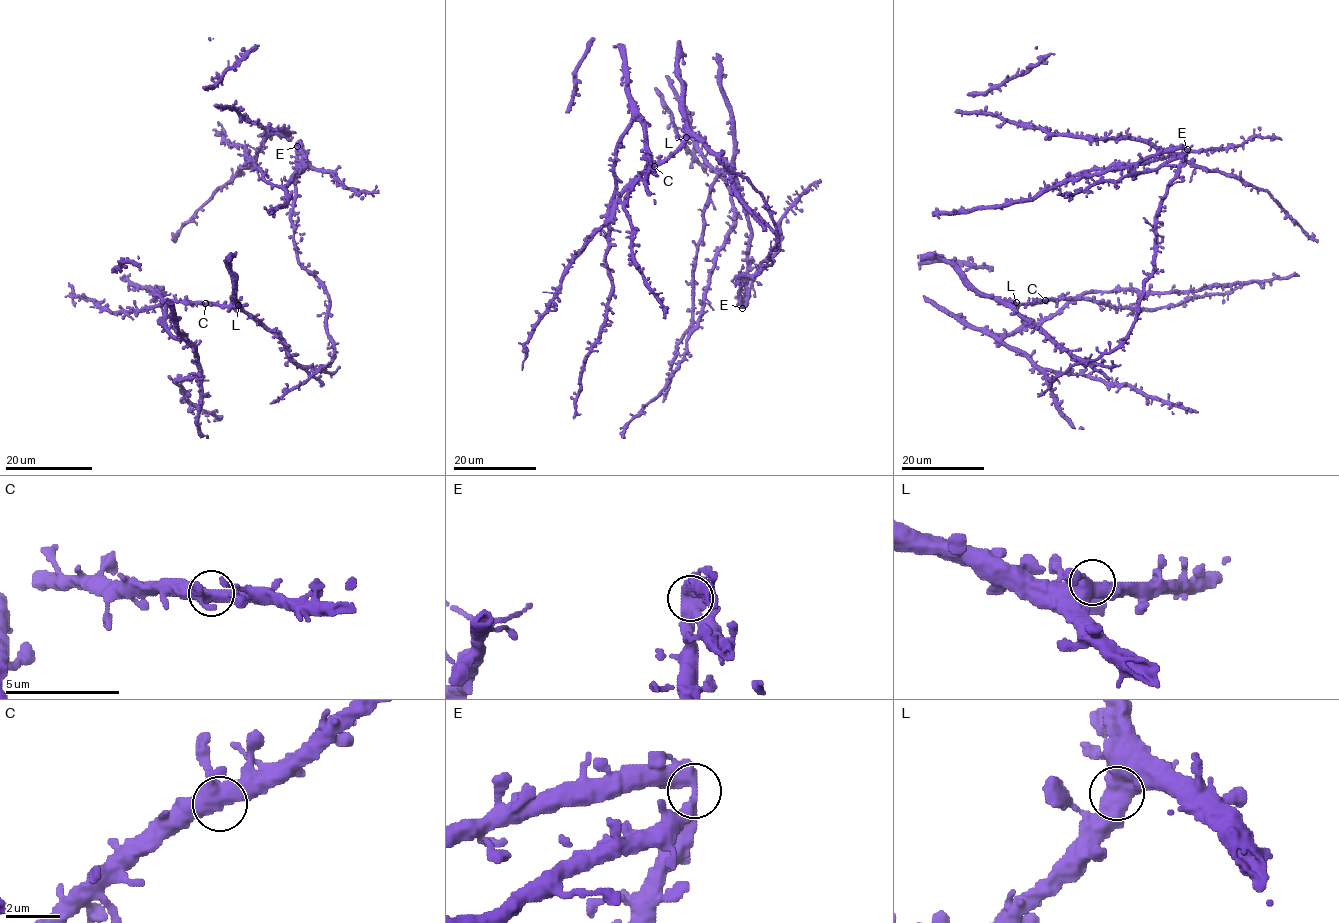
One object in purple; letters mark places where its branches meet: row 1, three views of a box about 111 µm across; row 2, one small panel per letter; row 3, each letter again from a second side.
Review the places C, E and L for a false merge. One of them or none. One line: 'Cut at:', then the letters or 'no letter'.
Cut at: E

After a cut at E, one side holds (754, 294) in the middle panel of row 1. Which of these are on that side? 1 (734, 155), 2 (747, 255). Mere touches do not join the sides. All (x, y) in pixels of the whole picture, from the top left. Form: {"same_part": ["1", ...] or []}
{"same_part": []}

